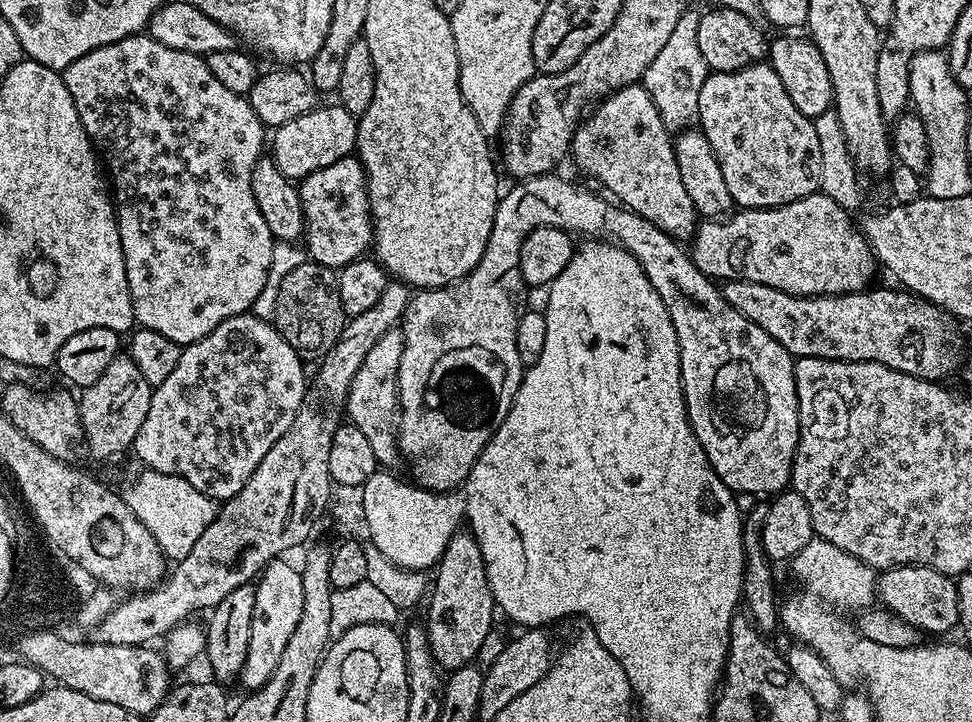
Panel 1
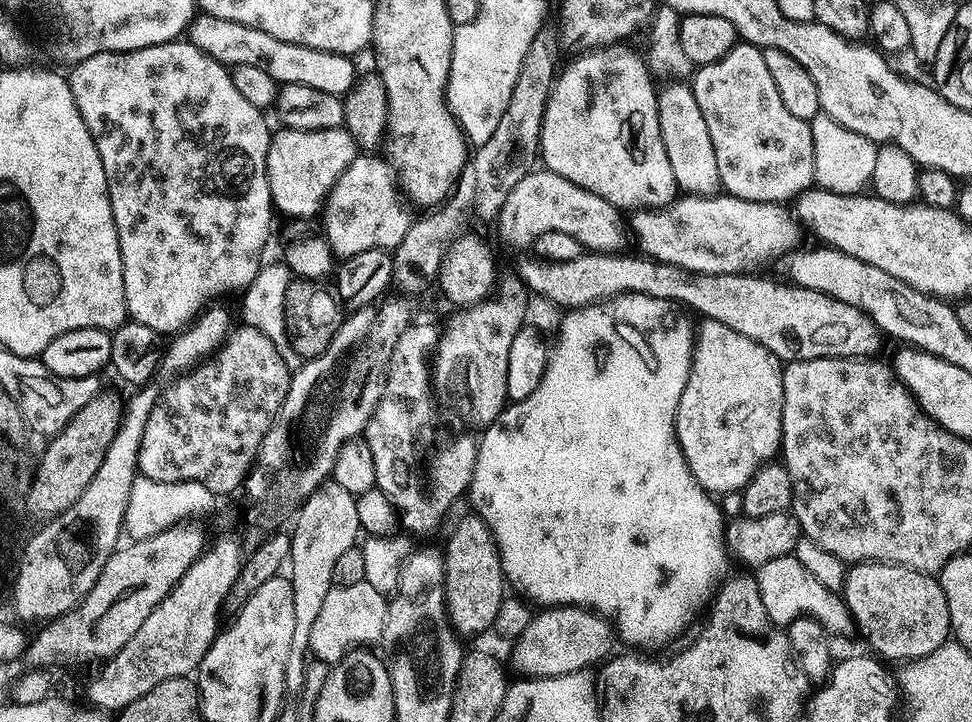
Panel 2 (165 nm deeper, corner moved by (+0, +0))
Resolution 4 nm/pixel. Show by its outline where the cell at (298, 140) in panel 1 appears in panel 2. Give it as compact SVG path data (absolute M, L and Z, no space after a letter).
M281 127L280 132L273 131L268 141L268 185L270 186L270 194L272 195L272 206L277 213L280 212L284 216L316 216L319 217L322 212L322 205L327 201L329 192L336 185L336 180L346 170L346 166L350 166L350 162L358 155L358 149L354 138L348 133L347 128L335 128L334 130L298 130L297 128Z

